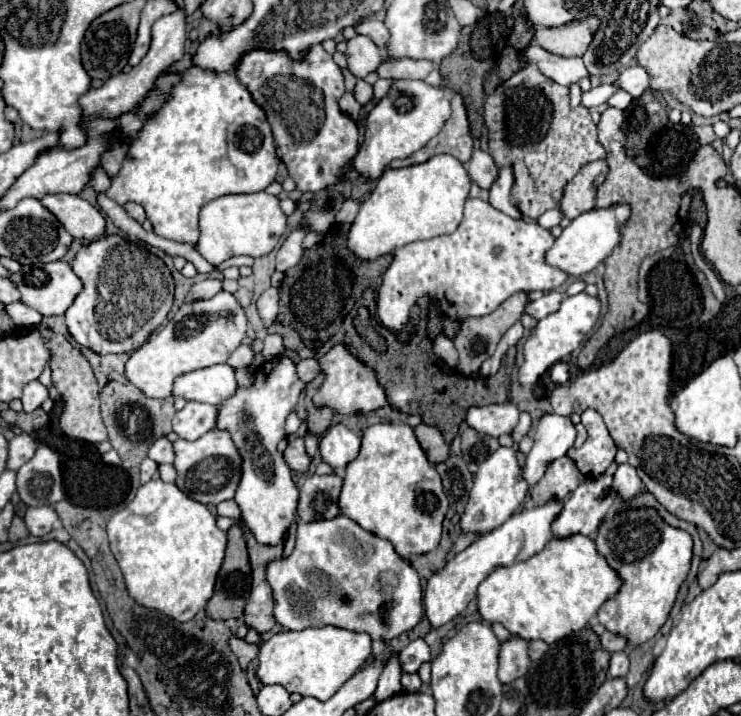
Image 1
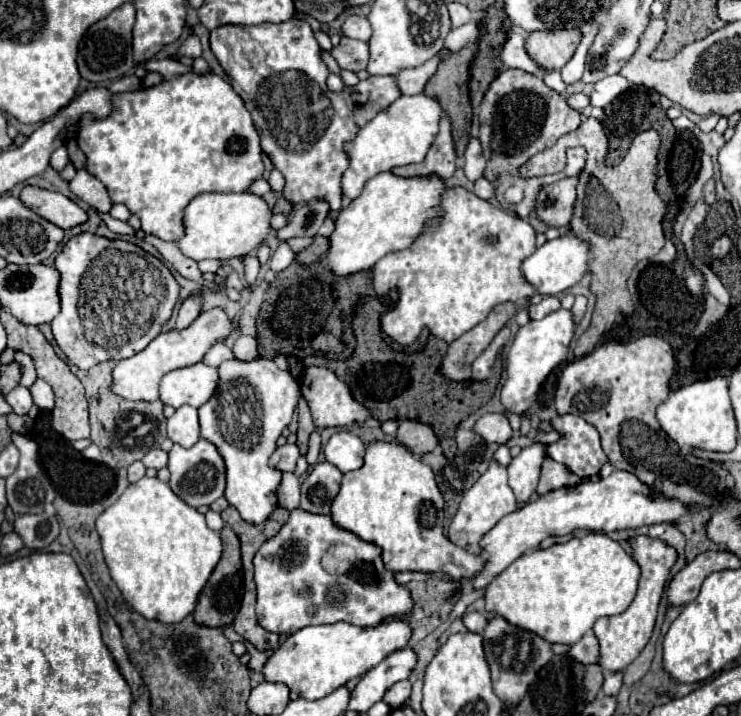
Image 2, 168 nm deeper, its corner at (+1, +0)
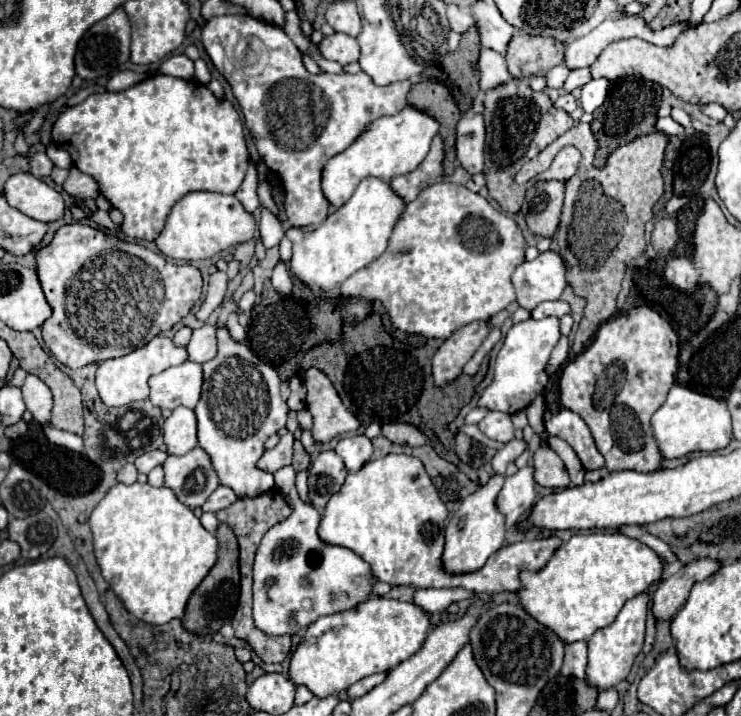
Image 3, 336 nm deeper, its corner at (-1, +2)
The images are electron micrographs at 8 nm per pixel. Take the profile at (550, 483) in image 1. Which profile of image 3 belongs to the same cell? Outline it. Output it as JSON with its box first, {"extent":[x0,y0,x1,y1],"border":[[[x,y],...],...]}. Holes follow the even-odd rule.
{"extent":[532,446,570,488],"border":[[[540,446],[532,454],[532,466],[534,466],[534,480],[540,486],[548,486],[548,488],[570,486],[568,470],[566,470],[564,462],[560,460],[560,456],[552,448]]]}

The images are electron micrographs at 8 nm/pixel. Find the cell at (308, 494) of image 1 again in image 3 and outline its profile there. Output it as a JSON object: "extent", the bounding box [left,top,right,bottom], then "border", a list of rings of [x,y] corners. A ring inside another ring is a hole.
{"extent":[308,450,348,510],"border":[[[332,450],[320,452],[312,460],[312,464],[308,468],[308,488],[310,488],[310,500],[312,500],[314,508],[324,510],[328,500],[344,484],[346,474],[348,474],[348,470],[346,470],[342,458]]]}

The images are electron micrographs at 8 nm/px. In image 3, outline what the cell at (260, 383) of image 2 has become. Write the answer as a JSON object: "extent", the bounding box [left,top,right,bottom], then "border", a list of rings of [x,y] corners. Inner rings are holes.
{"extent":[194,326,288,498],"border":[[[216,326],[218,354],[202,364],[202,396],[194,412],[198,418],[198,444],[206,450],[222,484],[230,486],[238,498],[258,496],[274,488],[274,476],[254,468],[264,454],[264,442],[286,426],[288,406],[280,396],[280,376],[262,364],[252,350],[236,342],[226,326]]]}

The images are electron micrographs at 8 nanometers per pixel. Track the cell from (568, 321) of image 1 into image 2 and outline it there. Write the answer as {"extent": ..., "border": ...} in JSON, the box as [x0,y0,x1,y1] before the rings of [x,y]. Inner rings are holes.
{"extent":[500,308,576,414],"border":[[[560,308],[542,320],[530,320],[526,326],[522,326],[518,330],[518,334],[510,346],[510,352],[508,352],[508,366],[506,366],[508,378],[500,392],[500,400],[508,410],[522,414],[524,410],[530,408],[530,404],[536,402],[536,396],[538,396],[538,390],[540,390],[540,384],[544,382],[544,378],[560,362],[566,360],[574,332],[576,332],[576,322],[574,322],[572,312],[566,308]]]}

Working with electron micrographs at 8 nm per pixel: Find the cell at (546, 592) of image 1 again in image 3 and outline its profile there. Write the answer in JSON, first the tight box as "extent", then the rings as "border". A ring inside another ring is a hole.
{"extent":[518,532,664,642],"border":[[[618,532],[574,534],[554,552],[550,562],[542,570],[520,574],[522,590],[518,592],[518,598],[526,612],[530,612],[530,616],[534,616],[540,624],[546,624],[558,638],[562,638],[564,642],[578,642],[588,640],[596,630],[610,626],[622,610],[624,602],[648,592],[648,588],[662,578],[662,572],[664,568],[660,556],[634,538]]]}

